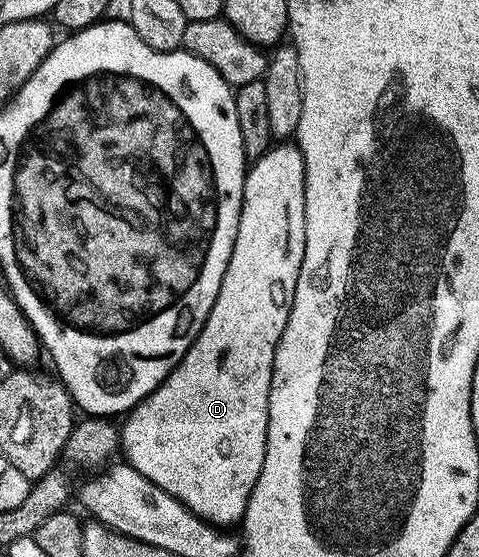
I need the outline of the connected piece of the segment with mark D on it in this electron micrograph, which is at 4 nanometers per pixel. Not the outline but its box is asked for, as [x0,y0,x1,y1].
[121,144,306,528]

